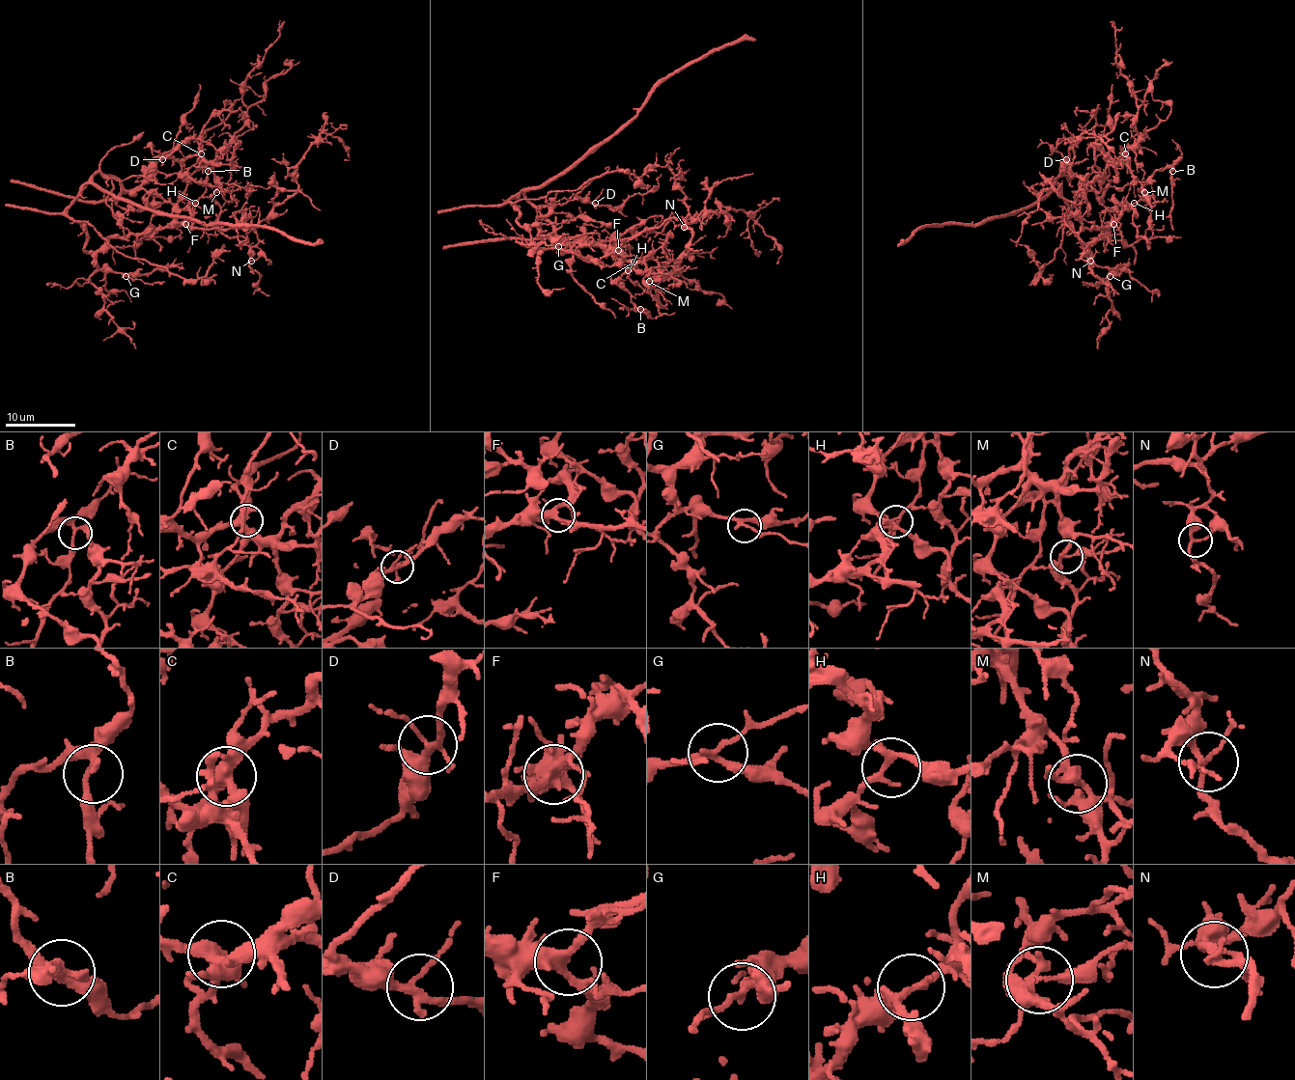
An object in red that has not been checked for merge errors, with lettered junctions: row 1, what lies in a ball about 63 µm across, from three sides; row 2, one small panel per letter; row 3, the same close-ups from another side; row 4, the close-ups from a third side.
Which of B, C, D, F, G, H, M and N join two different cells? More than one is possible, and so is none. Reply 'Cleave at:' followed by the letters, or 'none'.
Cleave at: none

